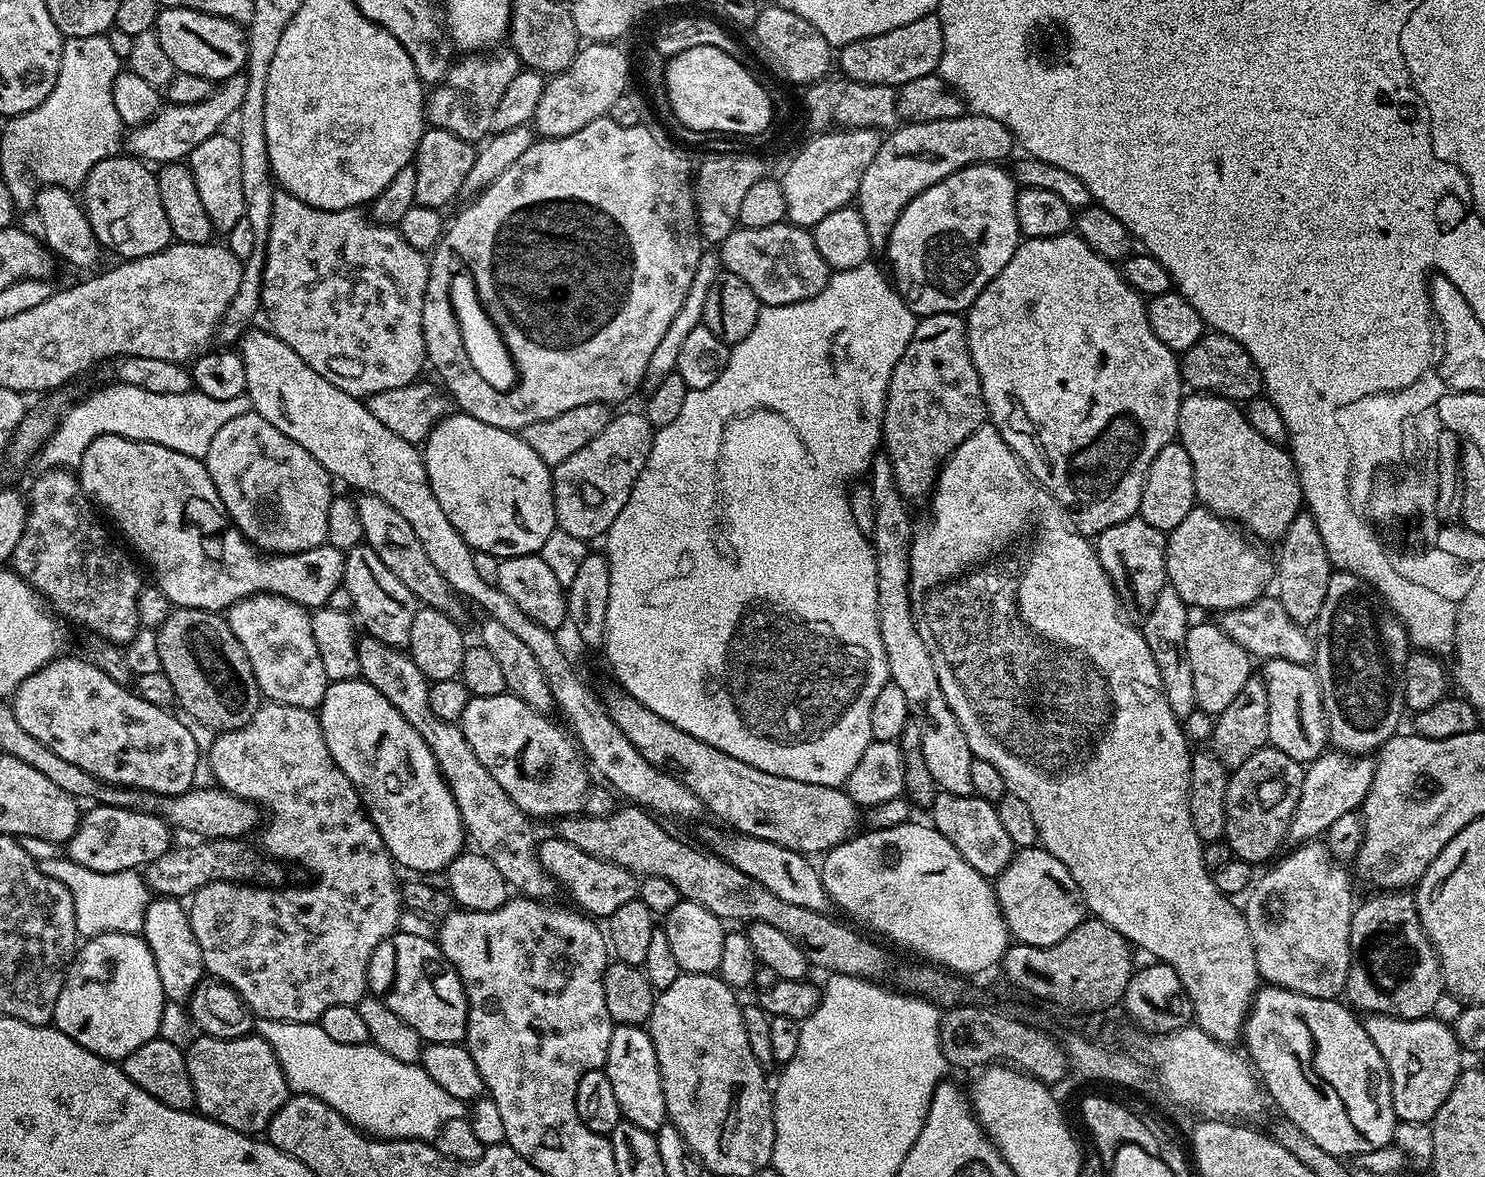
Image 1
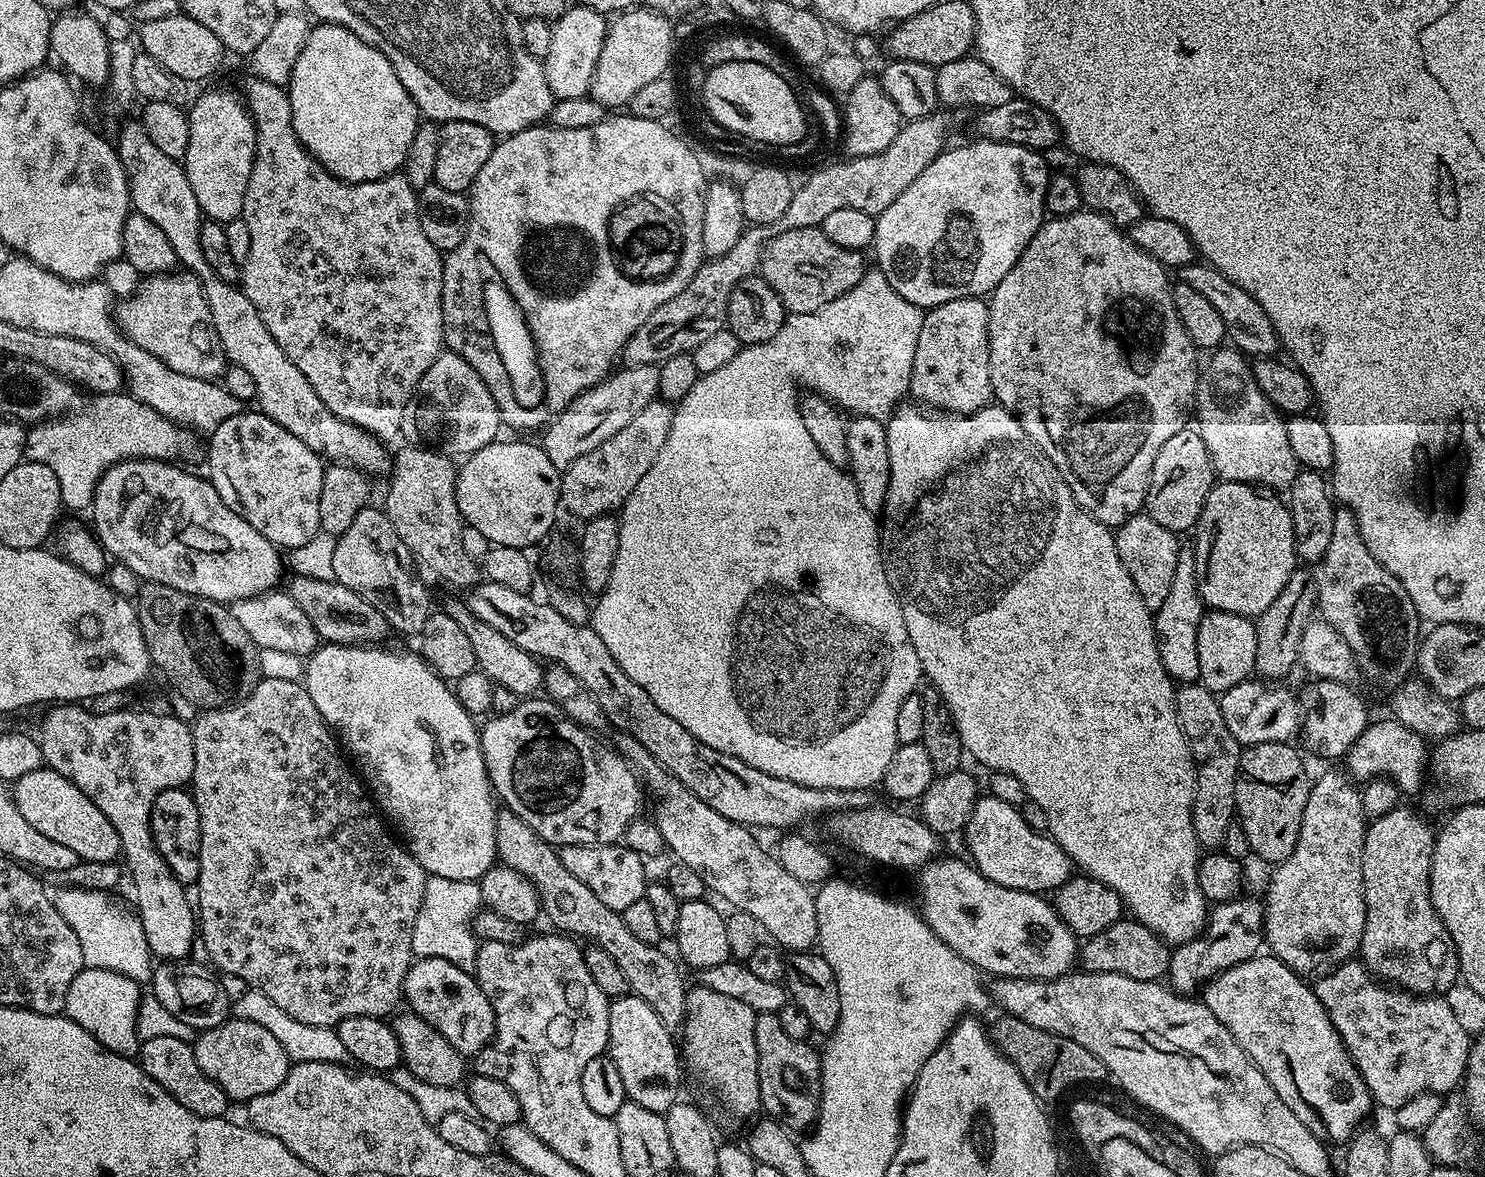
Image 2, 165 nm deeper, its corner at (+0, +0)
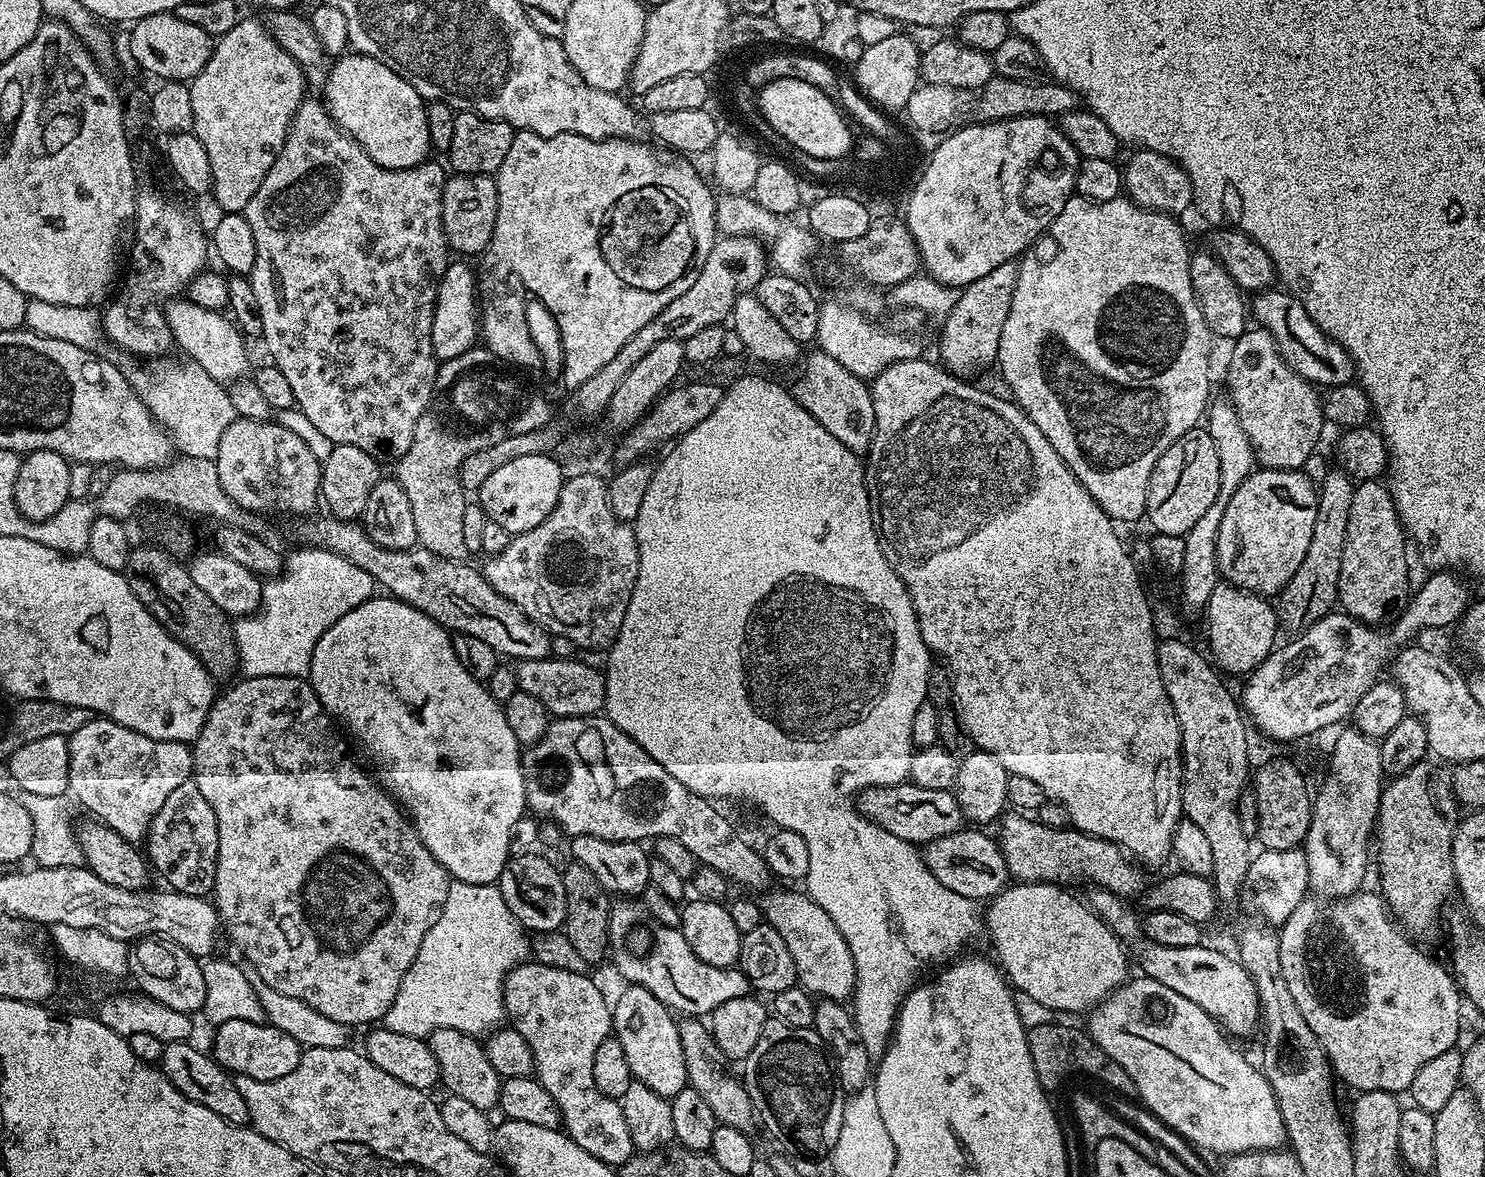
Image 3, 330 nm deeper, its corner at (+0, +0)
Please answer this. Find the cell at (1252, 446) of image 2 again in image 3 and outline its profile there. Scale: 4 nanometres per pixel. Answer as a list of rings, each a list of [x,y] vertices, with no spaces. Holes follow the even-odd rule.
[[[1249,327],[1231,348],[1227,395],[1246,430],[1255,463],[1265,468],[1303,469],[1306,458],[1317,451],[1320,431],[1326,428],[1321,393],[1286,366],[1267,328]]]

